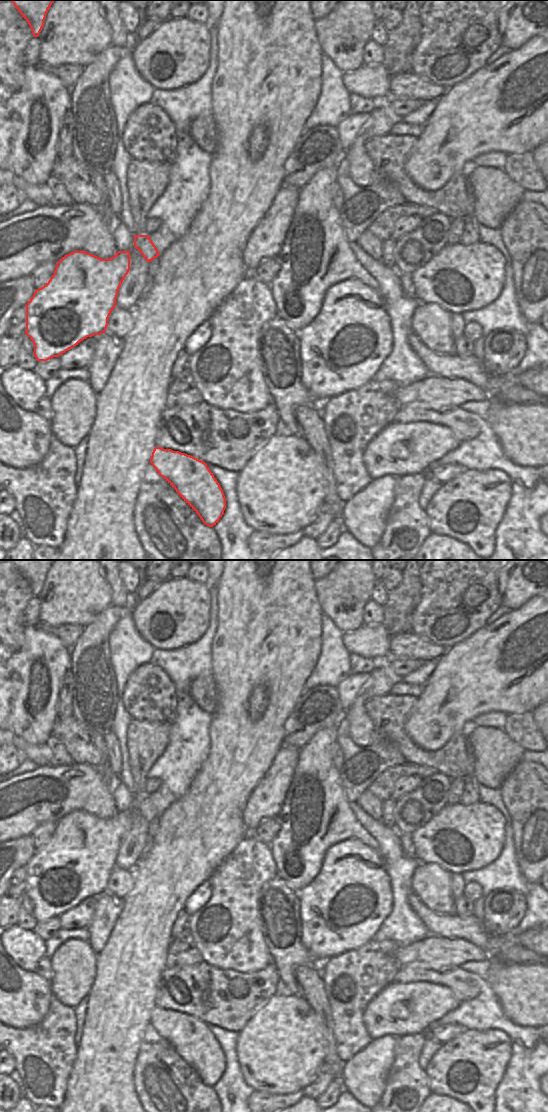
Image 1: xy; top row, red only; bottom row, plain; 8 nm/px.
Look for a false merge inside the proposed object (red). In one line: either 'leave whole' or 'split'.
leave whole

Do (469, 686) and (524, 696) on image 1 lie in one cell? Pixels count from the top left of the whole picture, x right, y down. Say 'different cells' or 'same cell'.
same cell

